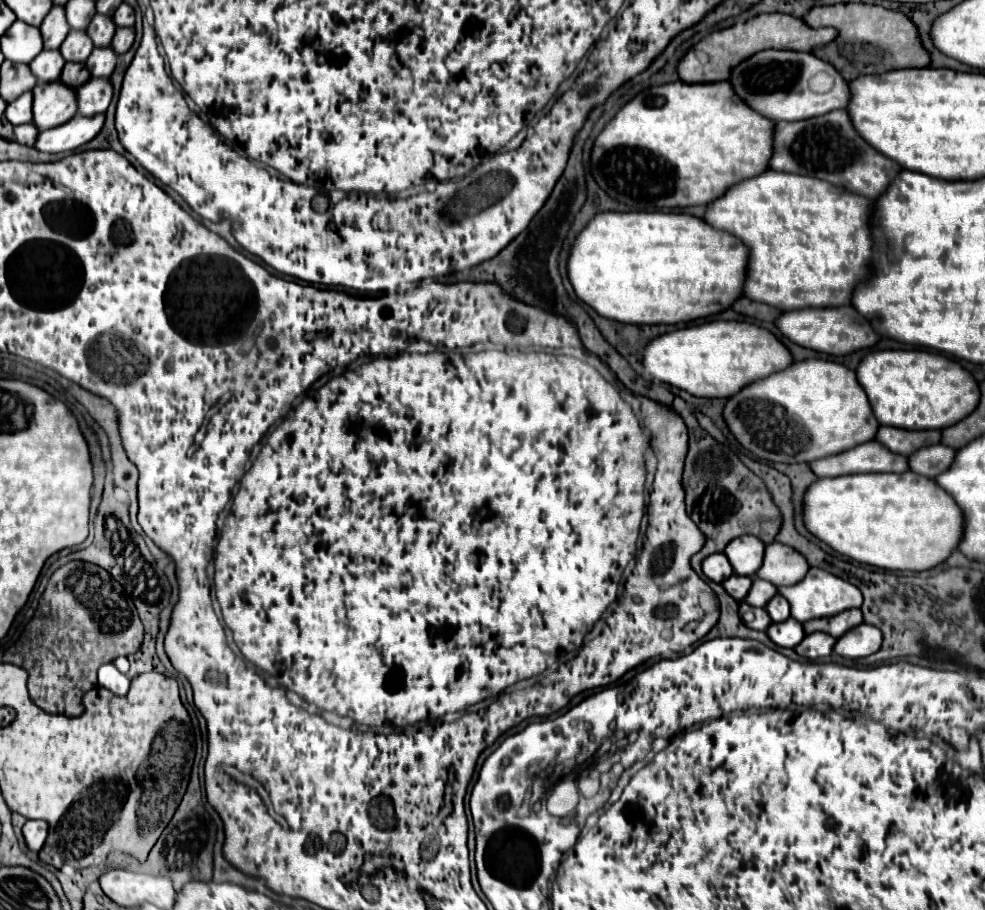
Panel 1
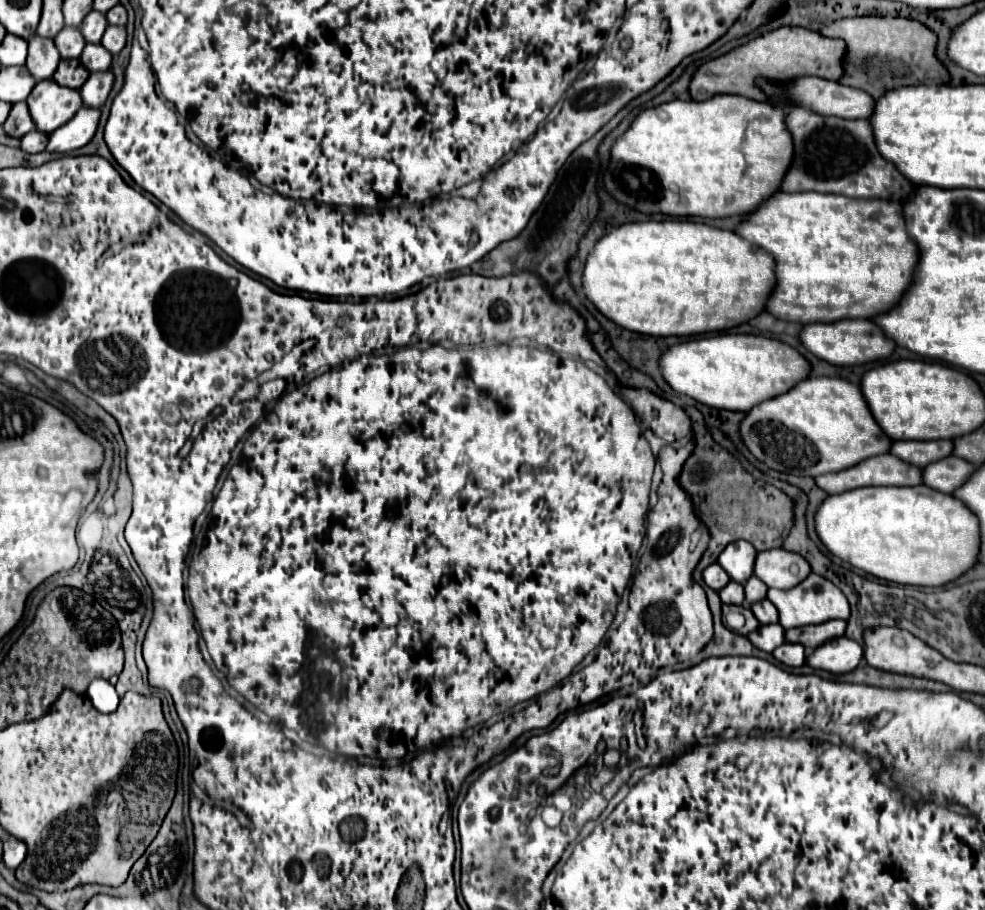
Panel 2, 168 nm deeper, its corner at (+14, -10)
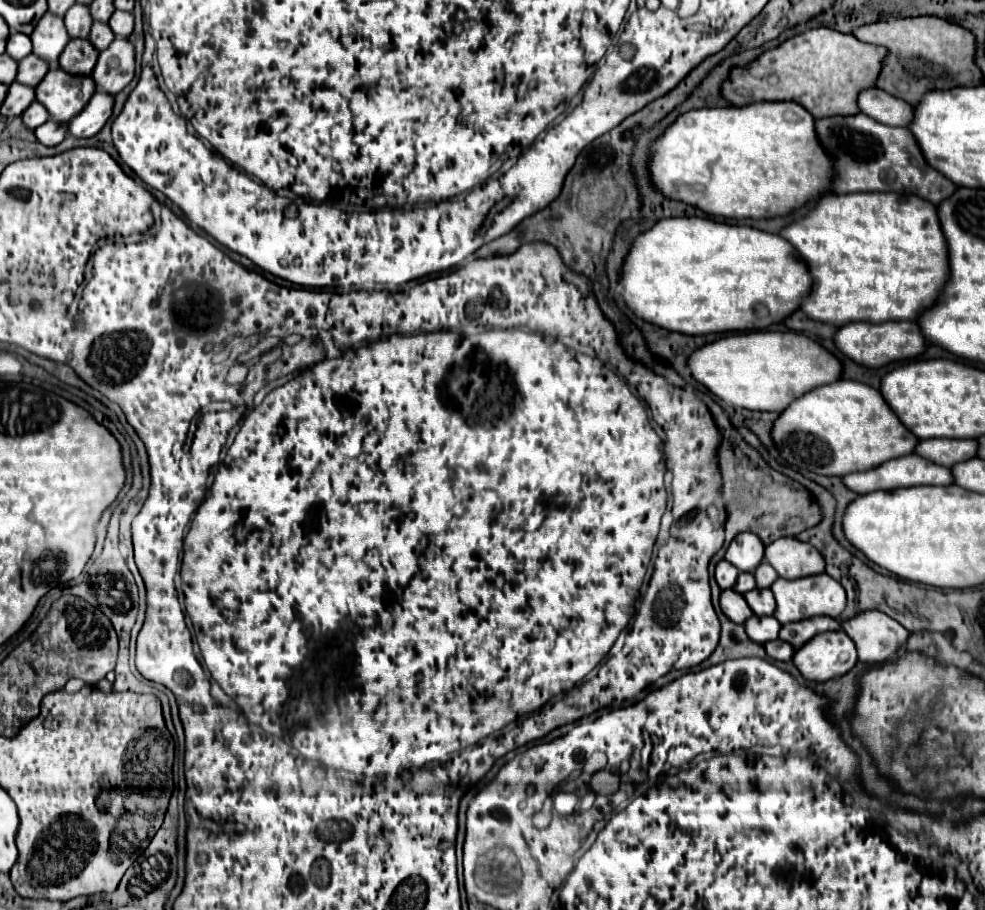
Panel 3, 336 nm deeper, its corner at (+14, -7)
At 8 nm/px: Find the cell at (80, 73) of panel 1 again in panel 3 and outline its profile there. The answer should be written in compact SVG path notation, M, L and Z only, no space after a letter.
M70 41L60 55L60 67L70 75L90 75L96 59L98 51L90 47L90 41Z

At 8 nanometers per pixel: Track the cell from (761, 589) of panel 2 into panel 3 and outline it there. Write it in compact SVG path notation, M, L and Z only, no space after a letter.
M760 563L758 569L754 571L754 579L756 579L756 587L758 589L768 589L776 579L776 571L772 571L772 567L768 563Z

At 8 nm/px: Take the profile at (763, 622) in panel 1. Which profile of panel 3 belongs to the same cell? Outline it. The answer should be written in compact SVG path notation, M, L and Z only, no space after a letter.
M732 589L722 591L722 595L720 595L720 609L722 609L722 613L724 613L730 621L740 623L740 625L754 615L754 613L750 611L746 599L744 599L742 595L734 593Z

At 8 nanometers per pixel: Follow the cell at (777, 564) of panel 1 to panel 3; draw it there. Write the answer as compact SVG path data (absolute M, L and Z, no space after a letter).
M782 537L766 545L764 559L782 579L798 579L824 571L822 555L808 543L802 543L794 537Z

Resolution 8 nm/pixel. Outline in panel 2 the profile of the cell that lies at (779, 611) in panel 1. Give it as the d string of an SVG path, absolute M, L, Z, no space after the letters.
M764 598L762 602L754 602L754 606L750 606L750 610L754 612L754 616L758 618L760 624L778 622L778 610L774 608L774 604L768 598Z

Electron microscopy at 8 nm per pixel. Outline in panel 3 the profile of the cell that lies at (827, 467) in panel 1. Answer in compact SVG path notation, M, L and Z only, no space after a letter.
M904 455L898 459L890 459L874 469L858 471L842 477L842 483L854 493L870 493L870 491L892 491L898 487L914 487L914 485L950 485L948 467L938 467L928 459L918 455Z

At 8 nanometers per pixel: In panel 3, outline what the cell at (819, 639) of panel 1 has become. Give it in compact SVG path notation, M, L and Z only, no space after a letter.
M776 639L776 641L770 641L764 645L766 647L766 653L772 657L772 659L778 659L778 661L792 661L794 657L794 647L782 639Z

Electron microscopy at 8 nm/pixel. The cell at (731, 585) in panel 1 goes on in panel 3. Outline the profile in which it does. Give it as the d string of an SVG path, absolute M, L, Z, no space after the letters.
M740 573L740 575L738 575L738 581L736 581L736 585L734 585L732 589L734 589L736 593L740 593L740 595L752 591L752 589L754 589L754 575L752 575L752 573Z

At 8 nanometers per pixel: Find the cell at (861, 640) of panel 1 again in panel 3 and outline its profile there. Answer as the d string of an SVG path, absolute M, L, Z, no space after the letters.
M840 629L816 635L794 653L792 661L806 679L828 681L846 675L858 663L858 655L854 641Z

